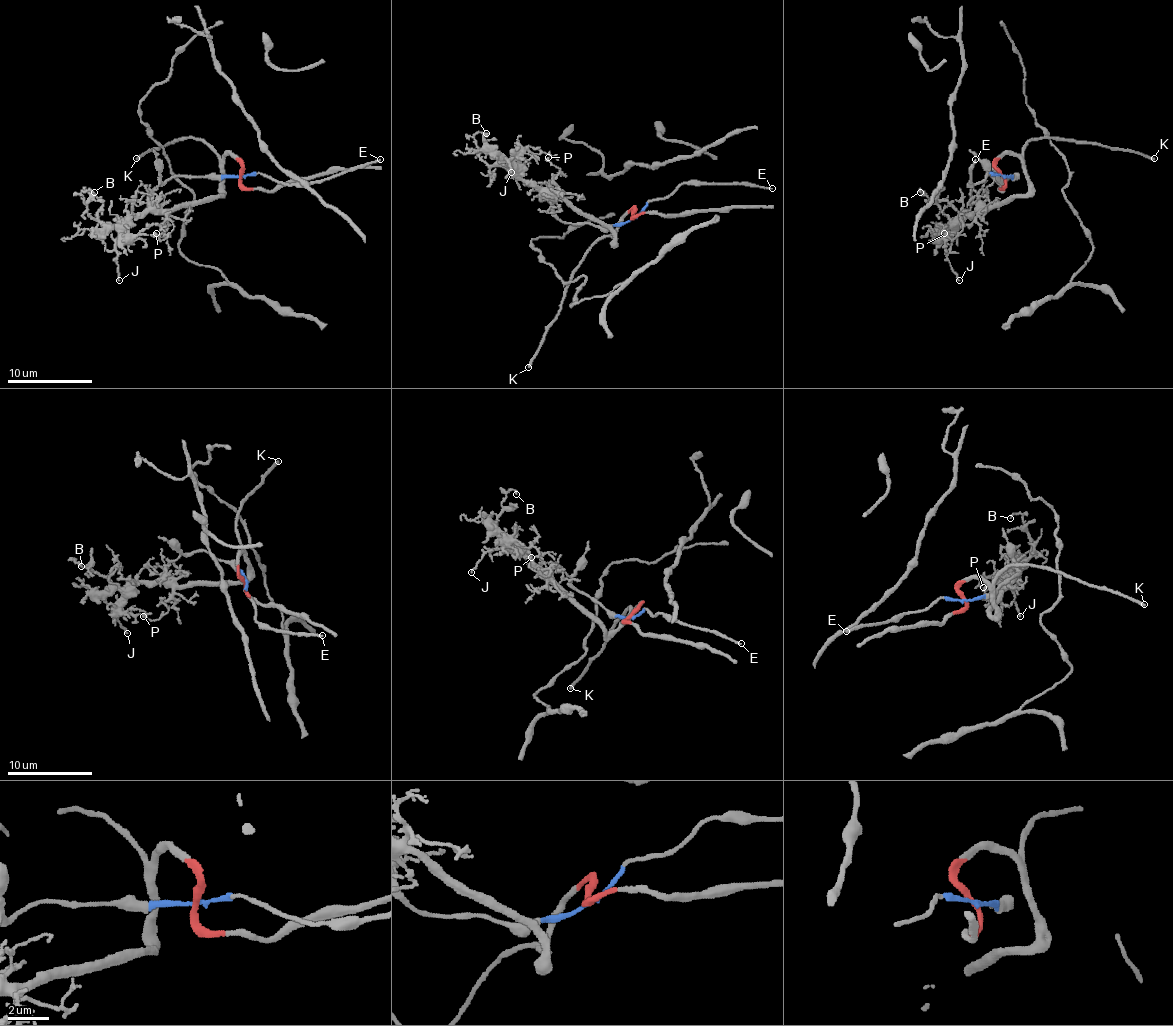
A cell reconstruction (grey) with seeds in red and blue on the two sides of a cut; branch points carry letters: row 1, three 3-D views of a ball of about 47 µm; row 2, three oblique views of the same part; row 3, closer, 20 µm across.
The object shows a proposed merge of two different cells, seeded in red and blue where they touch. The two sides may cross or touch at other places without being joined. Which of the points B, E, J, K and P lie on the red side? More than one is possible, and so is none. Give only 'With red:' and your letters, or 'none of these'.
With red: B, J, K, P

